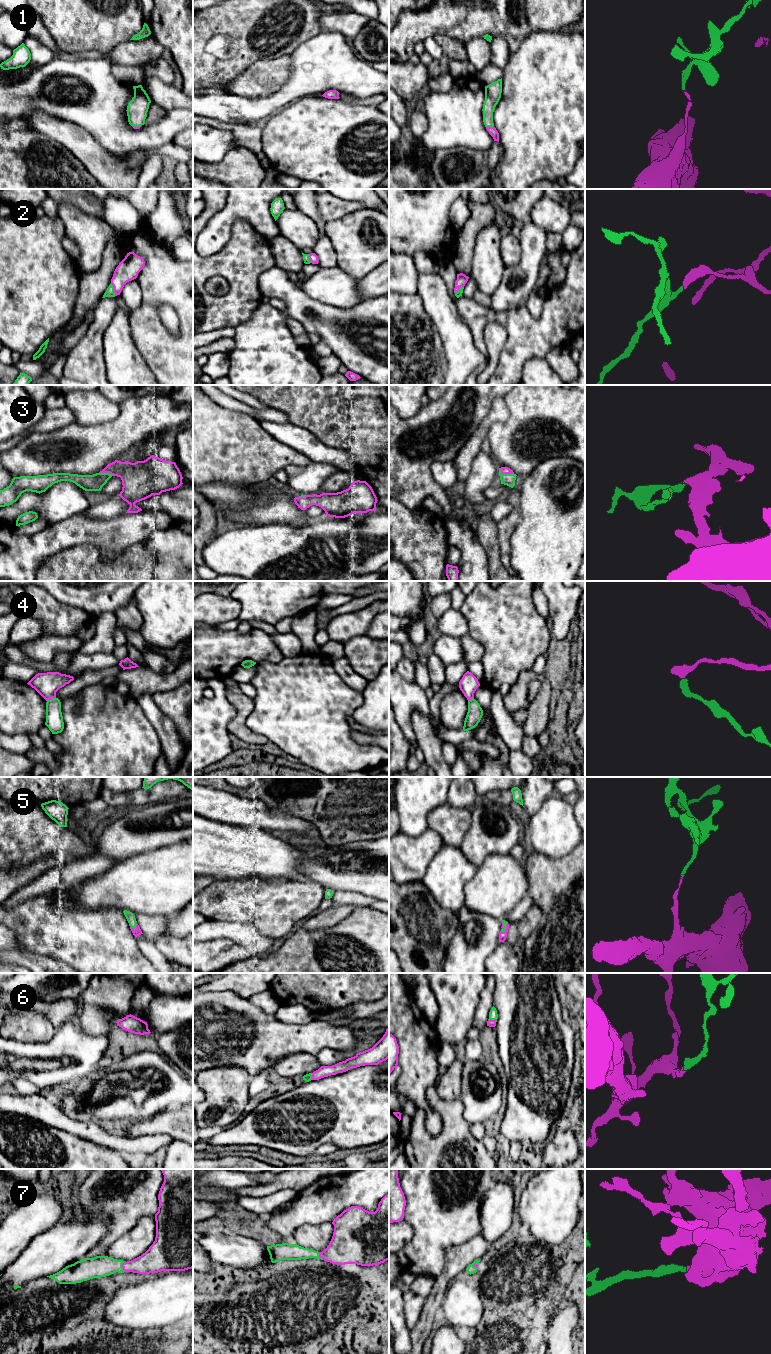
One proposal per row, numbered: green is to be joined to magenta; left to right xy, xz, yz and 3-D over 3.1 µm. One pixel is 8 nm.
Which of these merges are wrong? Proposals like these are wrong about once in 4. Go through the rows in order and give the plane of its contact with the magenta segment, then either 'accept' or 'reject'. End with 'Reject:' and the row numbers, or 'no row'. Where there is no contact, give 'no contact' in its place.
1: yz | accept
2: xy | accept
3: yz | accept
4: xy | reject
5: xy | accept
6: yz | accept
7: xy | accept
Reject: 4

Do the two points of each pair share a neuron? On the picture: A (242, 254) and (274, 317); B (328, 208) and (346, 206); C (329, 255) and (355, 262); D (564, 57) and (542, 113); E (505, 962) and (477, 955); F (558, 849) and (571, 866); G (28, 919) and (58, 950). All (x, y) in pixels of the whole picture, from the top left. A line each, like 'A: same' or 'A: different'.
A: different
B: same
C: different
D: same
E: different
F: different
G: same

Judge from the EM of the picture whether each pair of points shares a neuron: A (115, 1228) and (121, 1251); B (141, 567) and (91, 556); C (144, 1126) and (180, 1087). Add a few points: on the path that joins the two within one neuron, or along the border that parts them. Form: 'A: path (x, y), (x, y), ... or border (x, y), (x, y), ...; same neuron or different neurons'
A: border (136, 1223), (108, 1247); different neurons
B: path (129, 567), (103, 567); same neuron
C: border (149, 1117), (146, 1119); different neurons

